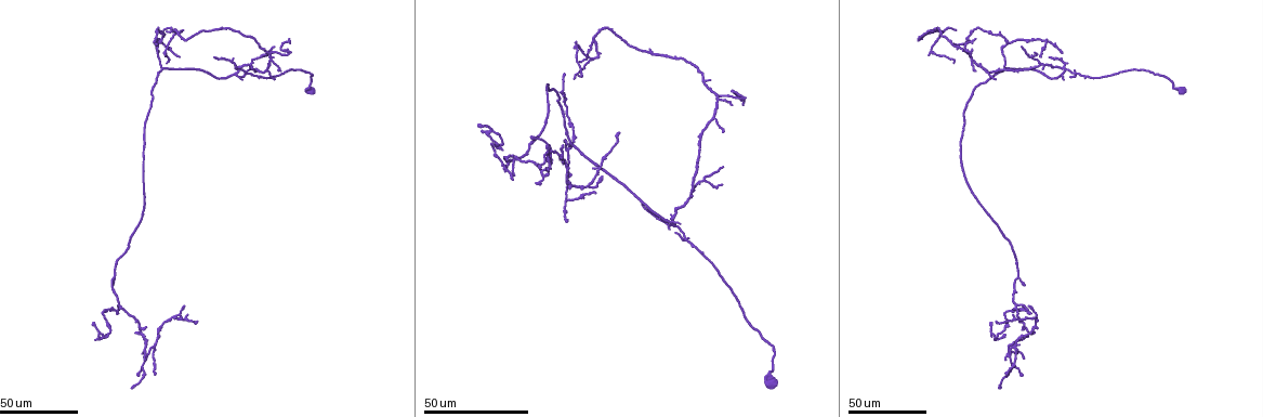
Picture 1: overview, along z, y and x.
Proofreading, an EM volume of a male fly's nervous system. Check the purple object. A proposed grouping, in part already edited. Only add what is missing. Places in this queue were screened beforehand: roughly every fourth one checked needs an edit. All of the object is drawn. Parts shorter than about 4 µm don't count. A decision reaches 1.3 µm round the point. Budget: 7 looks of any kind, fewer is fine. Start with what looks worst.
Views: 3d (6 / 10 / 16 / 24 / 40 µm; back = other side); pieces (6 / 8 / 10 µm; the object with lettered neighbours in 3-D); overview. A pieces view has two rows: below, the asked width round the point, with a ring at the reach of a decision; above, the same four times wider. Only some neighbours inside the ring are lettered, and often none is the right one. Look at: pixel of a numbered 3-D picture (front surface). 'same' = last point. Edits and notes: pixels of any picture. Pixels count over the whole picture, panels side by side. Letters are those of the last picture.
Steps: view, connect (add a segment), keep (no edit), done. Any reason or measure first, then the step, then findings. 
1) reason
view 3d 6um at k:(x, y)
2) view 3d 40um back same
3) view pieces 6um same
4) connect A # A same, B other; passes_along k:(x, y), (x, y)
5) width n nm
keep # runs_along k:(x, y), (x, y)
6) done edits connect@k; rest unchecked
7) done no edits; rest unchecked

end of a long branch
view 3d 24um at 1:(1048, 55)

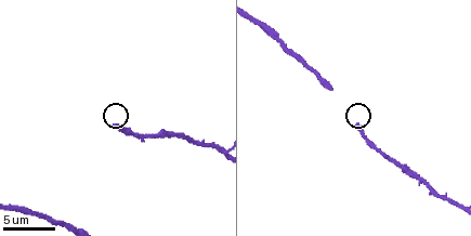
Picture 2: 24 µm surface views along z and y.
view pieces 8um at 2:(356, 123)

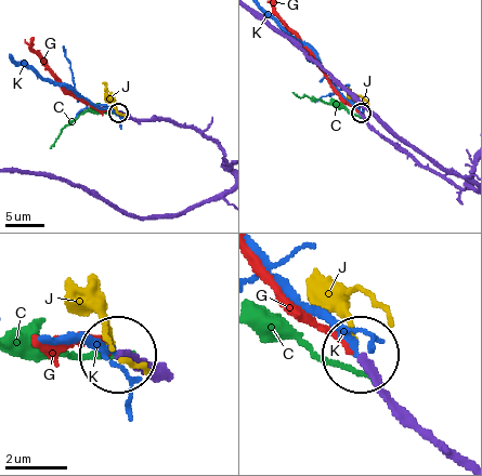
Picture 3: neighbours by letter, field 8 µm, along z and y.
width 240 nm
connect K # C other, G other, J other, K same; passes_along 3:(379, 134), (331, 82), (318, 58), (262, 9); it goes on there

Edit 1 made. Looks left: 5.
free end
view 3d 40um at 1:(566, 75)

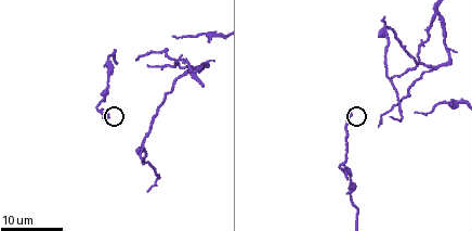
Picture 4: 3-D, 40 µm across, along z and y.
see the neighbours
view pieces 6um at 4:(350, 113)

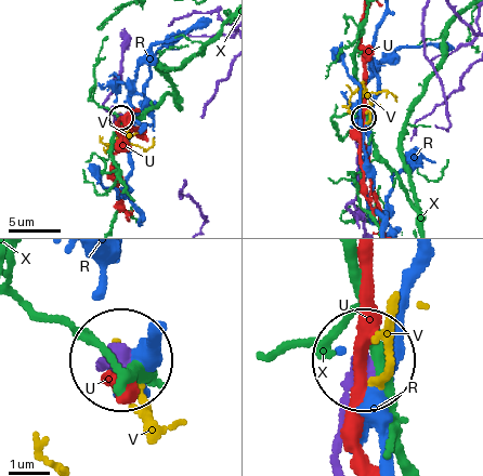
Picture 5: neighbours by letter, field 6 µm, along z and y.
keep # R other, U other, V other, X other; runs_along 5:(336, 459), (342, 397), (360, 359); no lettered segment goes on from it

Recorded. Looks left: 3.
tapers out
view 3d 24um at 1:(1013, 316)

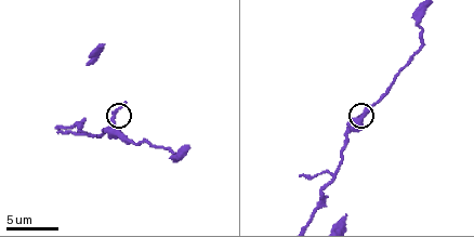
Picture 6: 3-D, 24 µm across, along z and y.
view 3d 6um at 6:(125, 102)

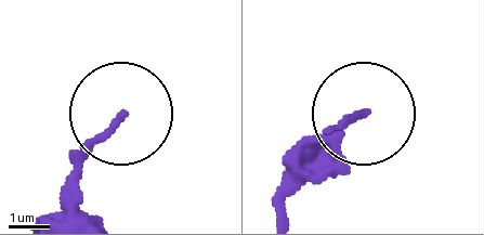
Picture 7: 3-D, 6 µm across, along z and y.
view pieces 8um at 7:(122, 117)

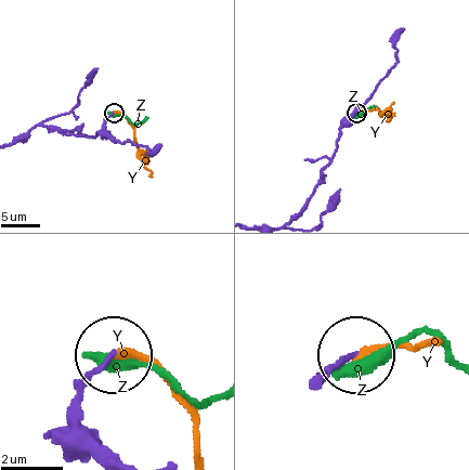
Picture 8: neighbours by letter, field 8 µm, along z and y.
width 140 nm
keep # Y other, Z other; runs_along 8:(51, 127), (93, 136), (113, 112); none of them fits

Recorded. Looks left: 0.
done edits connect@3; rest unchecked

